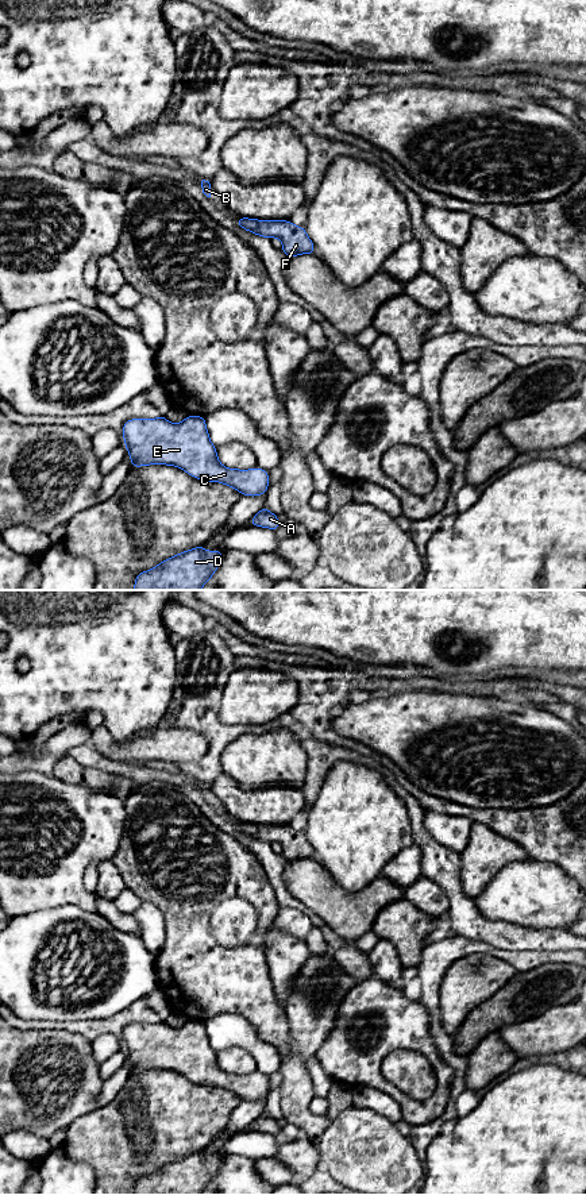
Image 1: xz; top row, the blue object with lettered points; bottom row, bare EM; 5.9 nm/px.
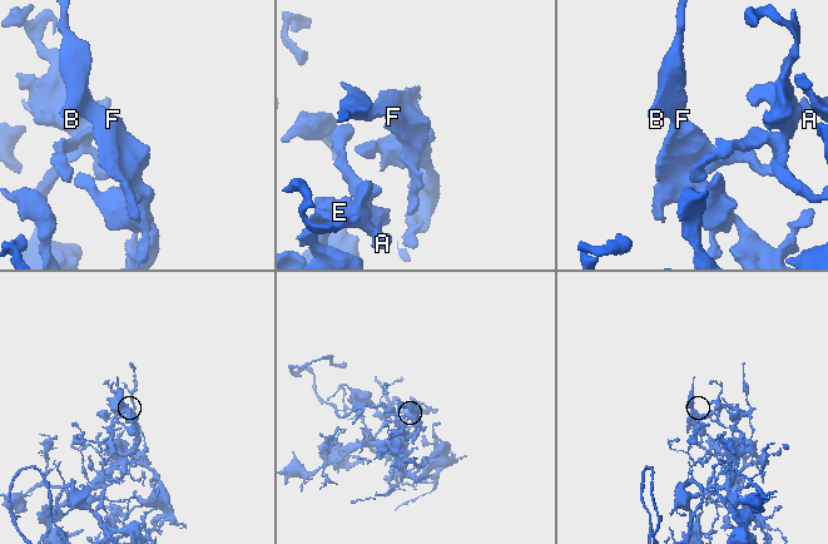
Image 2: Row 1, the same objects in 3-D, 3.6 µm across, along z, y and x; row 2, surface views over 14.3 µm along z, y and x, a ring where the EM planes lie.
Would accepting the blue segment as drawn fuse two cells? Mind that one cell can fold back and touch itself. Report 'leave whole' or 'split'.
leave whole

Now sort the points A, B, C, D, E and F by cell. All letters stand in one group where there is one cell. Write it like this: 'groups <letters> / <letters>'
groups A B C D E F

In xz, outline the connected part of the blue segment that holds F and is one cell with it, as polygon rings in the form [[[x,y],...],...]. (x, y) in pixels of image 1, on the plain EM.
[[[238,822],[238,830],[262,843],[278,843],[288,863],[301,859],[315,859],[315,849],[304,832],[293,830],[289,825],[257,825]]]

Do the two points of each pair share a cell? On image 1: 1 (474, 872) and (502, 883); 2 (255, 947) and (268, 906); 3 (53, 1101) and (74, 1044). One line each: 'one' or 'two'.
1: two
2: one
3: one

